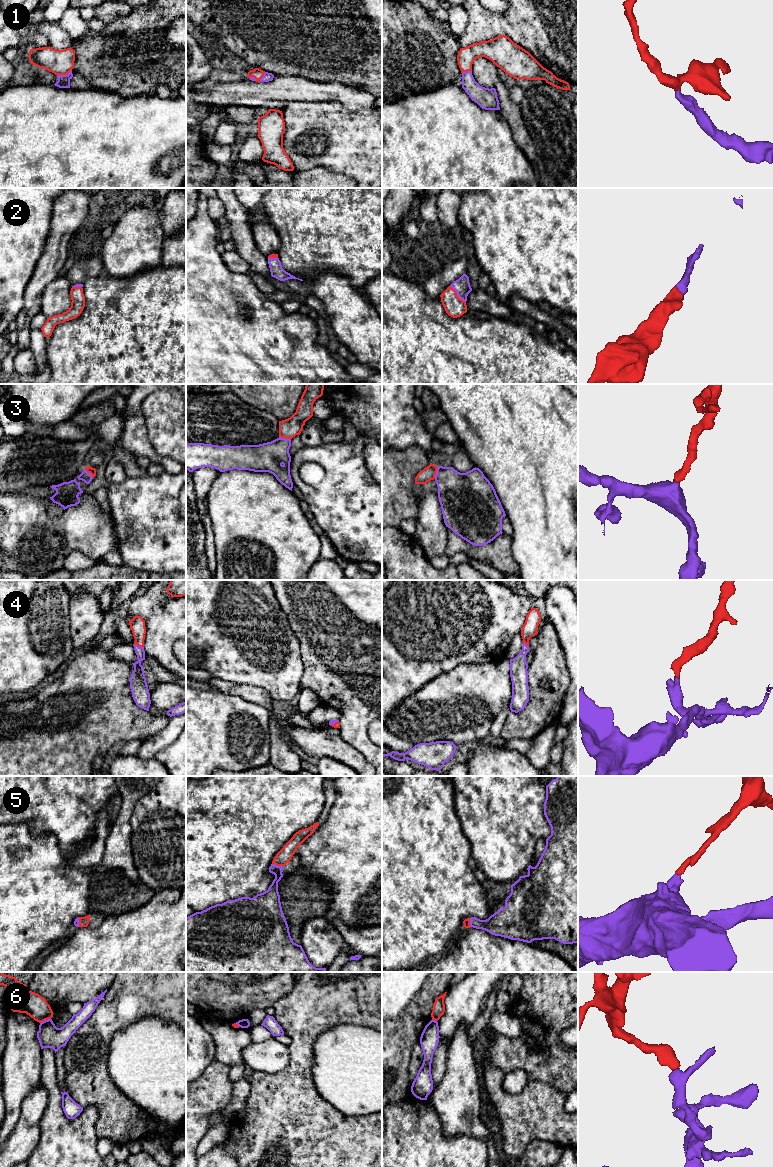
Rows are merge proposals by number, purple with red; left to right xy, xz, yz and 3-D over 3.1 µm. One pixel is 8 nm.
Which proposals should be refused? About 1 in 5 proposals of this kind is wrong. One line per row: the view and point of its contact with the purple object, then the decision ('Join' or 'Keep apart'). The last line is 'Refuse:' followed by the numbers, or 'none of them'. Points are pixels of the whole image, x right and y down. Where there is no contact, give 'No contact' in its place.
1: Touches purple at xy (64, 75). Join
2: Touches purple at yz (457, 294). Join
3: Touches purple at xz (285, 438). Join
4: Touches purple at xy (138, 646). Join
5: Touches purple at xz (278, 866). Join
6: Touches purple at xy (45, 1020). Keep apart
Refuse: 6

